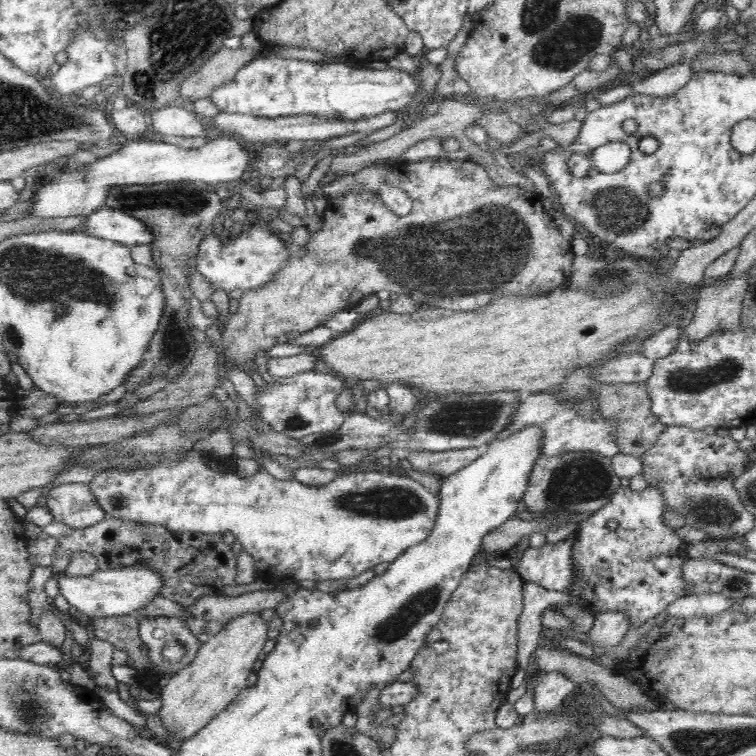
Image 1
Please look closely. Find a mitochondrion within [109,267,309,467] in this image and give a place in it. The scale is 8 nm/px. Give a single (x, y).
(173, 351)

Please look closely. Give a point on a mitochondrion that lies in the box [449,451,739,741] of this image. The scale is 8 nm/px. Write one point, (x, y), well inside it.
(576, 481)

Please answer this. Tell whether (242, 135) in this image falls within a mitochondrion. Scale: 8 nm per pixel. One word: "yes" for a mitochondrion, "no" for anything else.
no

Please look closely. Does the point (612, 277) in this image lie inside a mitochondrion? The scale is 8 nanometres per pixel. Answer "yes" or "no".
yes

